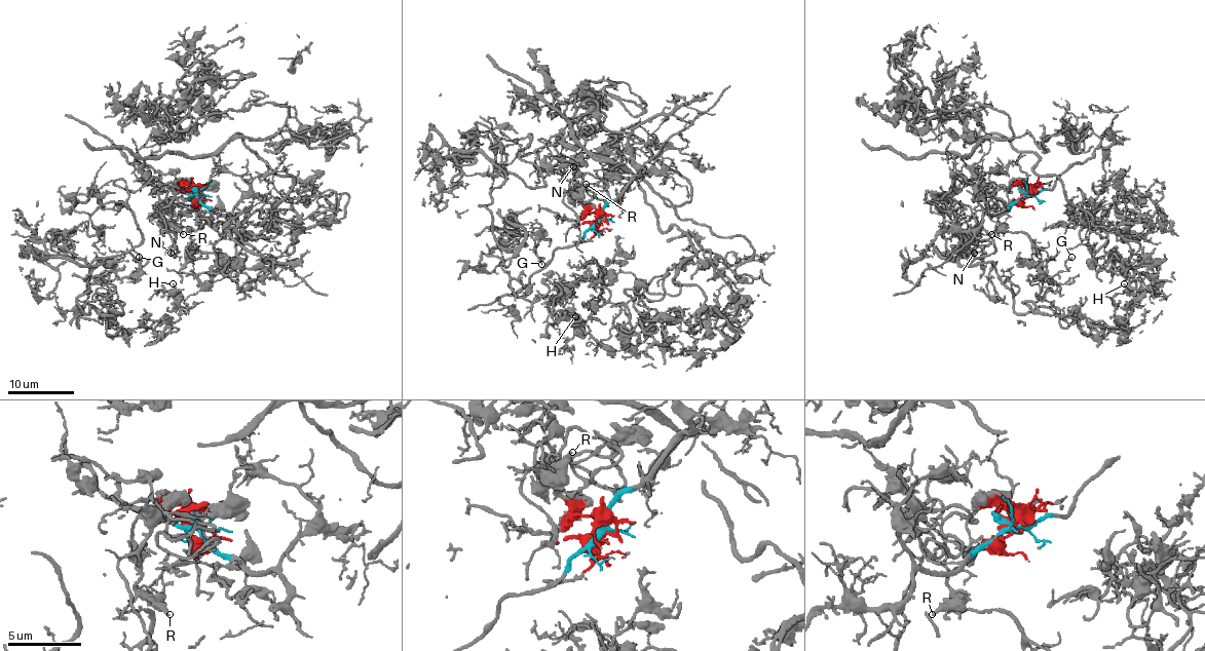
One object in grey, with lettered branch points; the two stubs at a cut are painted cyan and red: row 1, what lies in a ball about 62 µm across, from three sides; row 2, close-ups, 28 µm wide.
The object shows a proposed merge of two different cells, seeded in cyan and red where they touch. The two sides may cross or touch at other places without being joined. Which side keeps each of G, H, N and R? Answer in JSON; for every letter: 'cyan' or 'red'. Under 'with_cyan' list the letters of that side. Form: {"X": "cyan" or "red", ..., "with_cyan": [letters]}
{"G": "red", "H": "red", "N": "red", "R": "red", "with_cyan": []}

